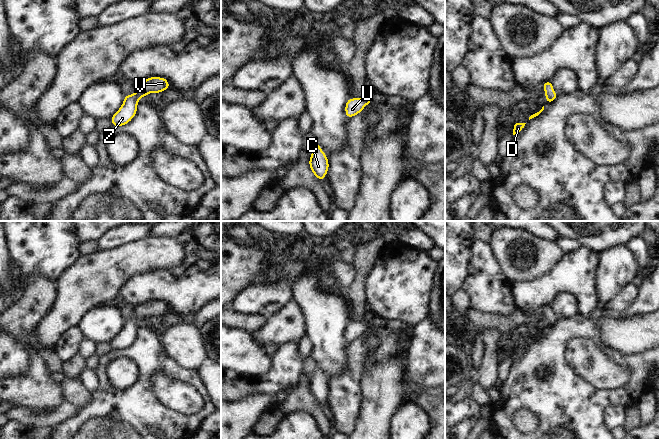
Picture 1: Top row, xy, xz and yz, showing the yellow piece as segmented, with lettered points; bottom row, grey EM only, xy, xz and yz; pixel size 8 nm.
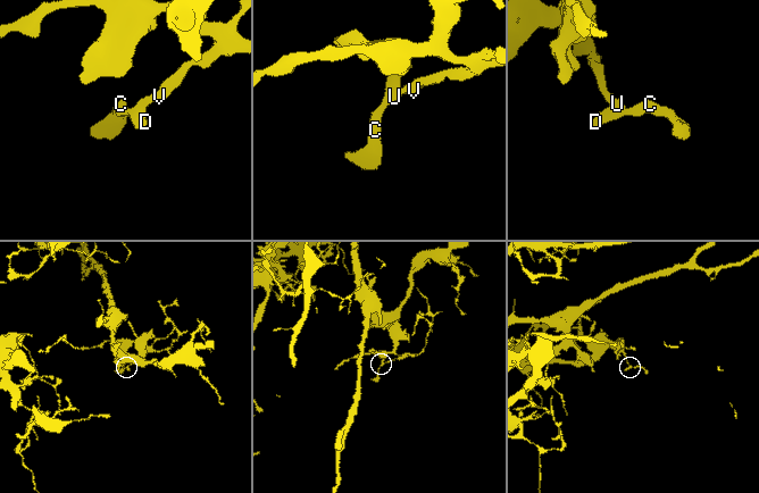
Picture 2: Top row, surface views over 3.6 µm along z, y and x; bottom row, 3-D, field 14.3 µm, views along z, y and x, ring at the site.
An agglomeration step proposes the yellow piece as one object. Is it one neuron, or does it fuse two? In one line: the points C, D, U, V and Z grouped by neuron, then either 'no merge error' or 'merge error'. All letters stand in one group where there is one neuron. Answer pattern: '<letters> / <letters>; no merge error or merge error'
C D U V Z; no merge error

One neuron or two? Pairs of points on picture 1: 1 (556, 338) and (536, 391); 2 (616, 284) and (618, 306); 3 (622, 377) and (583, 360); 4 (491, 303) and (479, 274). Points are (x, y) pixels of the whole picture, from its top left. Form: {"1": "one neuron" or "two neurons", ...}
{"1": "one neuron", "2": "two neurons", "3": "one neuron", "4": "one neuron"}

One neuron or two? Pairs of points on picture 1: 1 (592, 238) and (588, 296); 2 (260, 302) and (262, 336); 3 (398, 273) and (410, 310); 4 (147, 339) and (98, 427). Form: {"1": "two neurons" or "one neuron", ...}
{"1": "two neurons", "2": "two neurons", "3": "one neuron", "4": "one neuron"}

